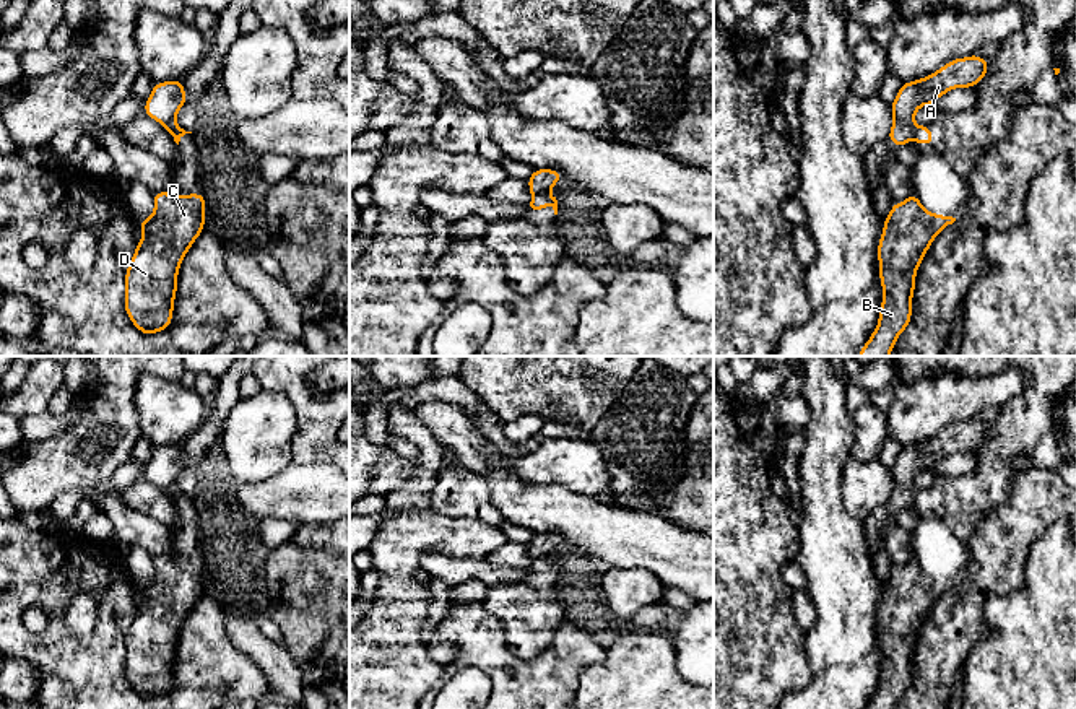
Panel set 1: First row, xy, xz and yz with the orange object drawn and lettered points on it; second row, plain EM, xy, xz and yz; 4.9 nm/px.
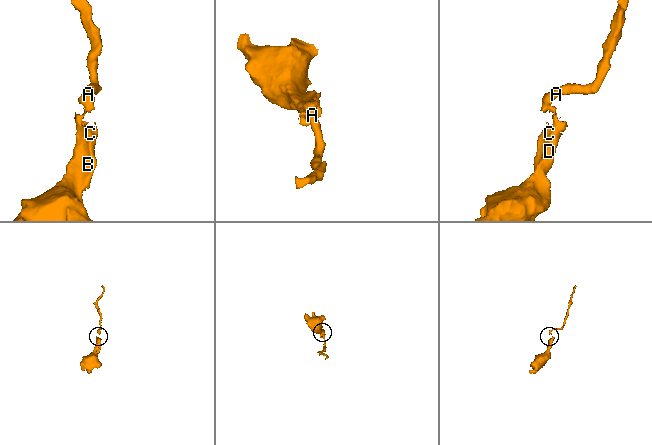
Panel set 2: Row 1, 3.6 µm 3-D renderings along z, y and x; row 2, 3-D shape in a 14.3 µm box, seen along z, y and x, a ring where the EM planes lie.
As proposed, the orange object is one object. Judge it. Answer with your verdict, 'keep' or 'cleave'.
cleave

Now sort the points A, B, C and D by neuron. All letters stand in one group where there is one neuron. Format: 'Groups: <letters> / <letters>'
Groups: A / B C D

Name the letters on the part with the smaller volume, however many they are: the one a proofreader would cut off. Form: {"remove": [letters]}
{"remove": ["A"]}

